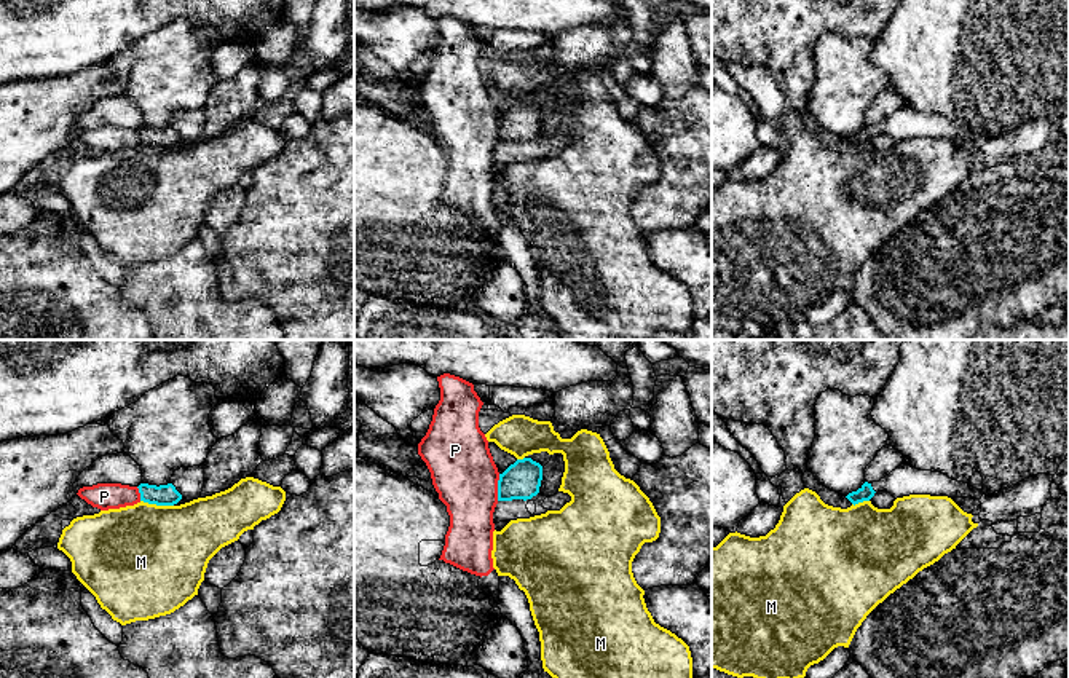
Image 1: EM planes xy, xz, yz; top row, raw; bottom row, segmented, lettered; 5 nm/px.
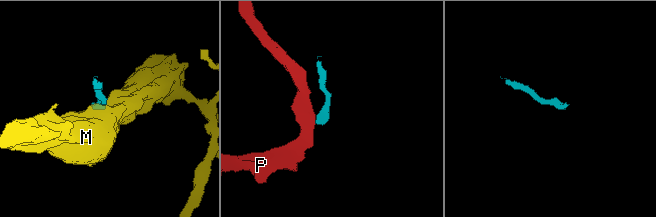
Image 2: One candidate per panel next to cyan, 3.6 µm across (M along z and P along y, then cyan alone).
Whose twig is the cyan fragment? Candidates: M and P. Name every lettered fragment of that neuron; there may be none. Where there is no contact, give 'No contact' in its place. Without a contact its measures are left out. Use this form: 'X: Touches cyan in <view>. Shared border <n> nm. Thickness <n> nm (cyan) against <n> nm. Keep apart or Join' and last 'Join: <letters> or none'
M: Touches cyan in xy. Shared border 170 nm. Thickness 110 nm (cyan) against 500 nm. Keep apart
P: Touches cyan in xz. Shared border 140 nm. Thickness 190 nm (cyan) against 320 nm. Keep apart
Join: none

